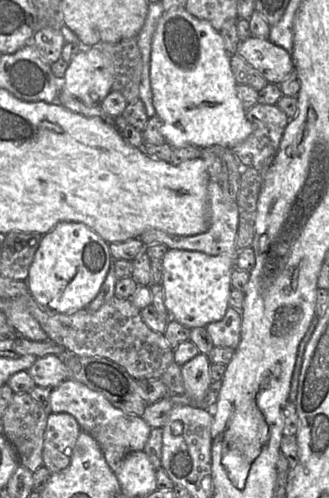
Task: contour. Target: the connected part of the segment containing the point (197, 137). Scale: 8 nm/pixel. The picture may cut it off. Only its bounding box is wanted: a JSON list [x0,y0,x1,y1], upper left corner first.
[150,7,254,149]

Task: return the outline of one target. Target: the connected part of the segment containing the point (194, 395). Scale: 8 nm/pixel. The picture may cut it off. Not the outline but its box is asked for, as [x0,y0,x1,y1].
[180,352,211,404]

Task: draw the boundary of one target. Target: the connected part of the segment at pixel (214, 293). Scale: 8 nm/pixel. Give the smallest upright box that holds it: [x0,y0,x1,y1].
[161,249,234,329]

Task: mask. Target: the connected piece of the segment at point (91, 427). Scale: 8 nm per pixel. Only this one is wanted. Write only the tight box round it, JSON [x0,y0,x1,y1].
[50,379,151,475]

